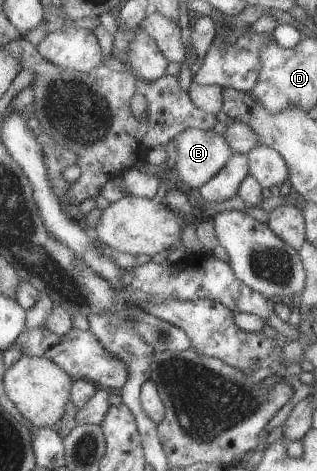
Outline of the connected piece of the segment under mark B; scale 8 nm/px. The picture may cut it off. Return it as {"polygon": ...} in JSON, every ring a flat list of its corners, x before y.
{"polygon":[[185,129,171,140,175,147,177,179,186,189,204,185,233,153,213,129]]}

